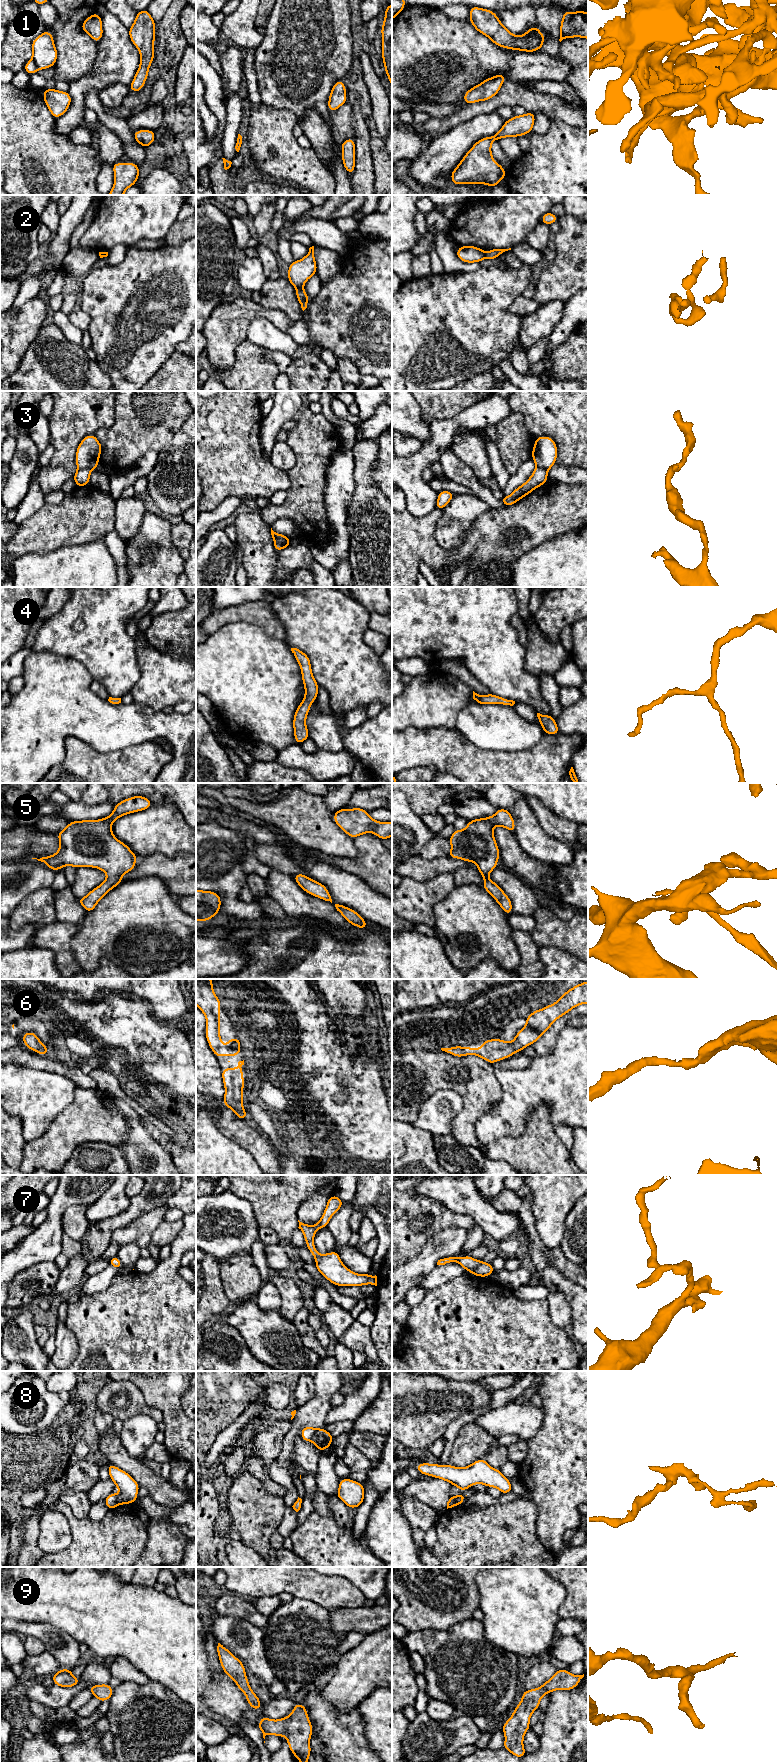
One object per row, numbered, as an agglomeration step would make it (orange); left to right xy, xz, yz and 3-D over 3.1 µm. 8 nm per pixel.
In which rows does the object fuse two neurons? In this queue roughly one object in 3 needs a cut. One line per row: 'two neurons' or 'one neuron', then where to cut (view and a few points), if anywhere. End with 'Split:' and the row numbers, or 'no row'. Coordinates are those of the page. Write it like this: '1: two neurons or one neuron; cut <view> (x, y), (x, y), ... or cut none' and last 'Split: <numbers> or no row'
1: one neuron; cut none
2: two neurons; cut xz (302, 286), (296, 289)
3: two neurons; cut xz (288, 538), (274, 541)
4: one neuron; cut none
5: one neuron; cut none
6: one neuron; cut none
7: one neuron; cut none
8: two neurons; cut xz (316, 1429), (311, 1440)
9: one neuron; cut none
Split: 2, 3, 8

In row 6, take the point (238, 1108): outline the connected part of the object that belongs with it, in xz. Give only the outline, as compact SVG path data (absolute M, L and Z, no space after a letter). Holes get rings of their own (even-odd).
M244 1060L238 1062L237 1068L223 1068L222 1079L225 1087L225 1095L223 1102L227 1108L232 1109L236 1116L243 1120L247 1119L247 1114L244 1106L241 1104L244 1101L242 1089L244 1088L243 1072L241 1067L244 1065Z

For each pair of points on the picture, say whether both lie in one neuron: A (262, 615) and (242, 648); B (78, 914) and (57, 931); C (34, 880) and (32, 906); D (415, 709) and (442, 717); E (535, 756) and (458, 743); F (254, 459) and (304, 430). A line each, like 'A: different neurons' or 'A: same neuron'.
A: different neurons
B: different neurons
C: different neurons
D: same neuron
E: same neuron
F: different neurons

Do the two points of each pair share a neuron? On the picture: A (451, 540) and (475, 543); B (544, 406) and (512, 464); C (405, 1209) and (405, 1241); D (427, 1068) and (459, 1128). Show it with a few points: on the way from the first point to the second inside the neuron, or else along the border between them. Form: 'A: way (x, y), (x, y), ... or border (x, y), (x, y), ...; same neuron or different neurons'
A: border (474, 521), (455, 549), (440, 546); different neurons
B: border (516, 412), (522, 415), (528, 430), (536, 437); different neurons
C: way (405, 1217), (405, 1233); same neuron
D: way (447, 1070), (452, 1072), (469, 1089), (469, 1108); same neuron

